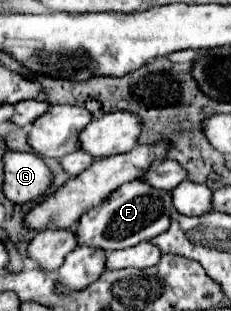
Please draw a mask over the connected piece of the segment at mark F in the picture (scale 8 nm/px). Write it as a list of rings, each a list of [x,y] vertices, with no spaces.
[[[134,180],[112,192],[102,204],[96,208],[88,210],[82,218],[80,224],[76,226],[76,236],[78,244],[88,244],[102,248],[106,252],[120,250],[120,248],[130,248],[136,246],[142,240],[152,240],[158,234],[166,232],[172,222],[172,194],[160,188],[154,188],[142,180]]]

